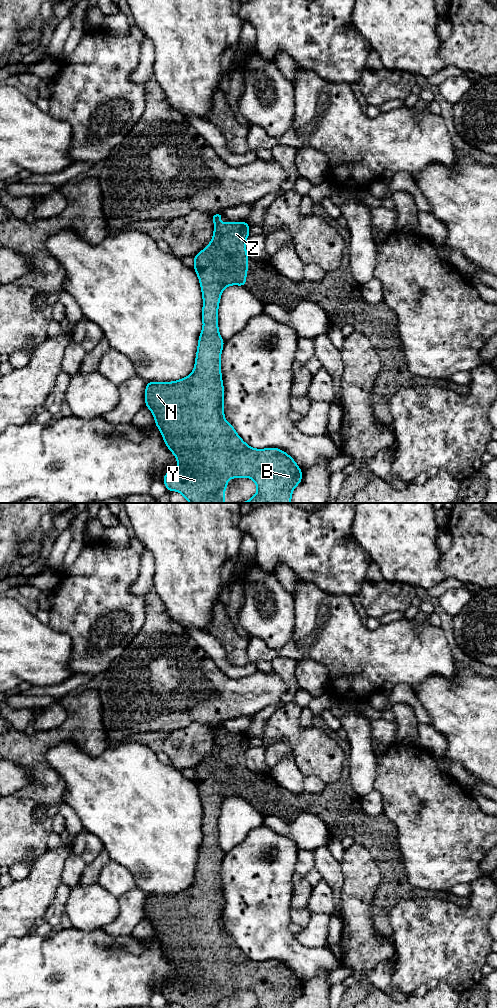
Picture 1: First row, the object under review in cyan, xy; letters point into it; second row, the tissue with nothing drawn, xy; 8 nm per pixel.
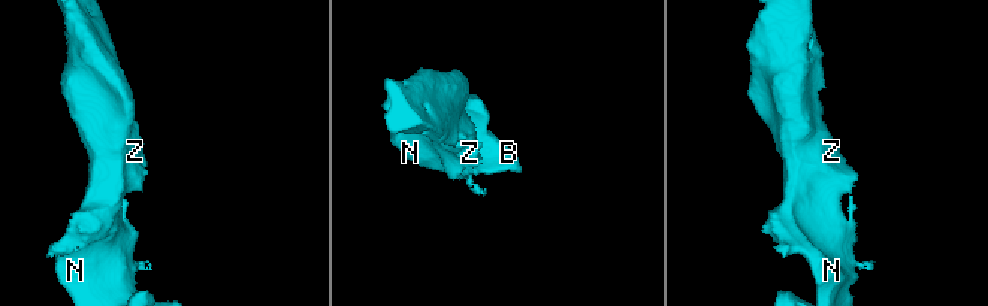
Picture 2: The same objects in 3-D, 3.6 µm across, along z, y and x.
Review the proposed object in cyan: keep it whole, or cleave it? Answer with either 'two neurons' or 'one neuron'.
one neuron

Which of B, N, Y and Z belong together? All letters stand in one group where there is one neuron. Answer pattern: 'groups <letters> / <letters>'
groups B N Y Z

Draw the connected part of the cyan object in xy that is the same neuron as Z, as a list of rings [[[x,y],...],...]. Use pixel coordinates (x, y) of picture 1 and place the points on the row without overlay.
[[[219,724],[216,726],[210,726],[213,736],[214,736],[214,746],[211,752],[211,755],[208,756],[201,764],[196,766],[194,771],[194,782],[198,787],[198,791],[200,793],[200,799],[202,802],[202,809],[203,809],[203,821],[202,821],[202,834],[204,836],[201,846],[198,851],[198,861],[196,864],[196,871],[195,871],[195,878],[192,885],[178,893],[174,894],[146,894],[146,901],[145,901],[145,918],[149,920],[152,926],[155,929],[155,937],[159,940],[164,954],[168,961],[175,967],[179,978],[175,982],[168,983],[163,988],[163,994],[168,1002],[170,1003],[178,1003],[183,1008],[224,1008],[224,1003],[228,999],[228,990],[239,990],[239,989],[247,989],[252,990],[253,993],[257,997],[257,1005],[254,1008],[292,1008],[292,1004],[294,1000],[301,995],[302,993],[302,982],[299,978],[295,975],[294,971],[288,967],[286,964],[275,960],[270,959],[267,961],[253,961],[245,955],[240,948],[237,946],[234,939],[225,932],[224,929],[224,915],[223,915],[223,907],[224,907],[224,899],[222,894],[222,887],[221,887],[221,864],[224,857],[224,852],[219,846],[218,842],[218,818],[220,815],[220,809],[222,803],[229,797],[240,797],[246,799],[246,786],[248,784],[248,767],[246,763],[245,753],[250,748],[249,746],[249,739],[250,736],[245,734],[230,734],[230,735],[218,735],[218,730],[224,730],[224,725]]]

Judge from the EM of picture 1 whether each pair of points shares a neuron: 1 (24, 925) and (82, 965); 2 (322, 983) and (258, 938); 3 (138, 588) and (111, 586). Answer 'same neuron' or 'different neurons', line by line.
1: different neurons
2: different neurons
3: different neurons

